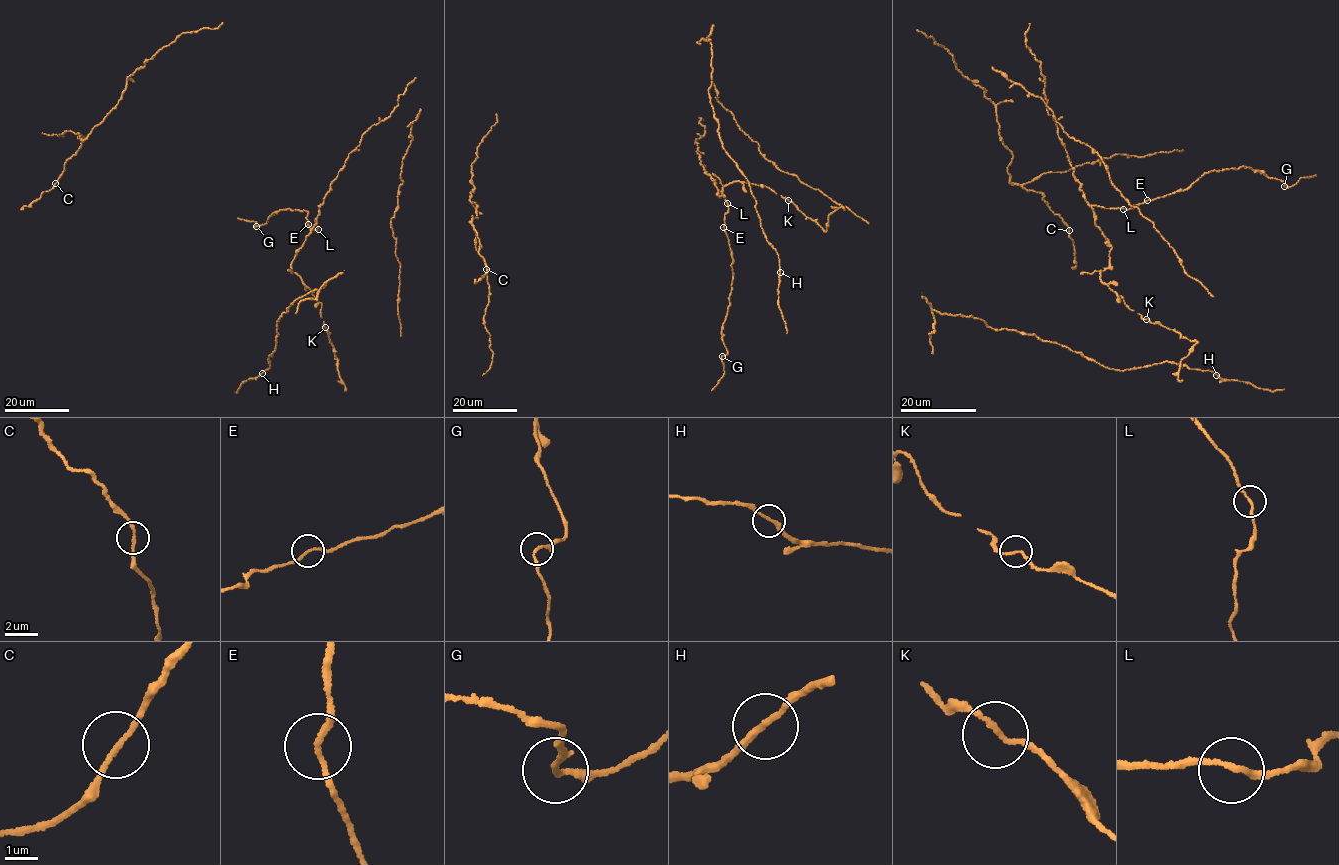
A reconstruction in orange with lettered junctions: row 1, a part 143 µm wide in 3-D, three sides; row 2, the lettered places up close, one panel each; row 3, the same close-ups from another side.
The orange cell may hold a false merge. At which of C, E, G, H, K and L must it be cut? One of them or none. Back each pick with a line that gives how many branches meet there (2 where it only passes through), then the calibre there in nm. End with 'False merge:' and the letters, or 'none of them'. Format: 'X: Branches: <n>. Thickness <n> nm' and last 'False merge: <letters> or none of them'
False merge: none of them

